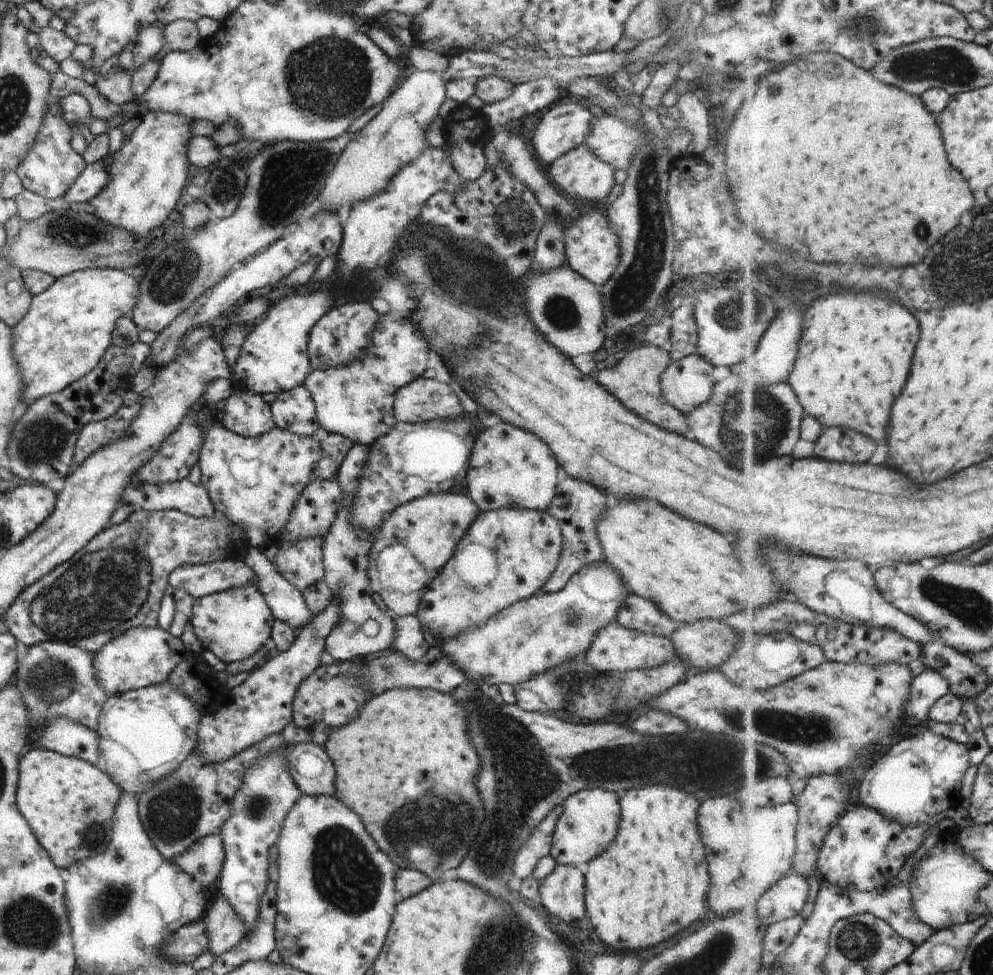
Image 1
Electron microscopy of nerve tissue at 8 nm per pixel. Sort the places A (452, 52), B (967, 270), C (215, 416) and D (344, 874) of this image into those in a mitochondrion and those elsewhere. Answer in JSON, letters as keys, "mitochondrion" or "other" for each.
{"A":"other","B":"mitochondrion","C":"other","D":"mitochondrion"}

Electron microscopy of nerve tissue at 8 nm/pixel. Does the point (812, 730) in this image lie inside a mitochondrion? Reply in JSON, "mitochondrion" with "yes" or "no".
{"mitochondrion":"yes"}

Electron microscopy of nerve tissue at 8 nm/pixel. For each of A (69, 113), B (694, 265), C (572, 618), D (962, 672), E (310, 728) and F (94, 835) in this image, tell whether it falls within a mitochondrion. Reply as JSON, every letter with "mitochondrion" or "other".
{"A":"other","B":"other","C":"mitochondrion","D":"other","E":"other","F":"mitochondrion"}

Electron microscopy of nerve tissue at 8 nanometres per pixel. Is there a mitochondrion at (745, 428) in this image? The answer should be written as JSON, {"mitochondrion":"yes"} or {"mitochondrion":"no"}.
{"mitochondrion":"yes"}

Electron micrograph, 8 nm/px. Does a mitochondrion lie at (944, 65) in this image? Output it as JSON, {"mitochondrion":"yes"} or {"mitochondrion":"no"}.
{"mitochondrion":"yes"}

